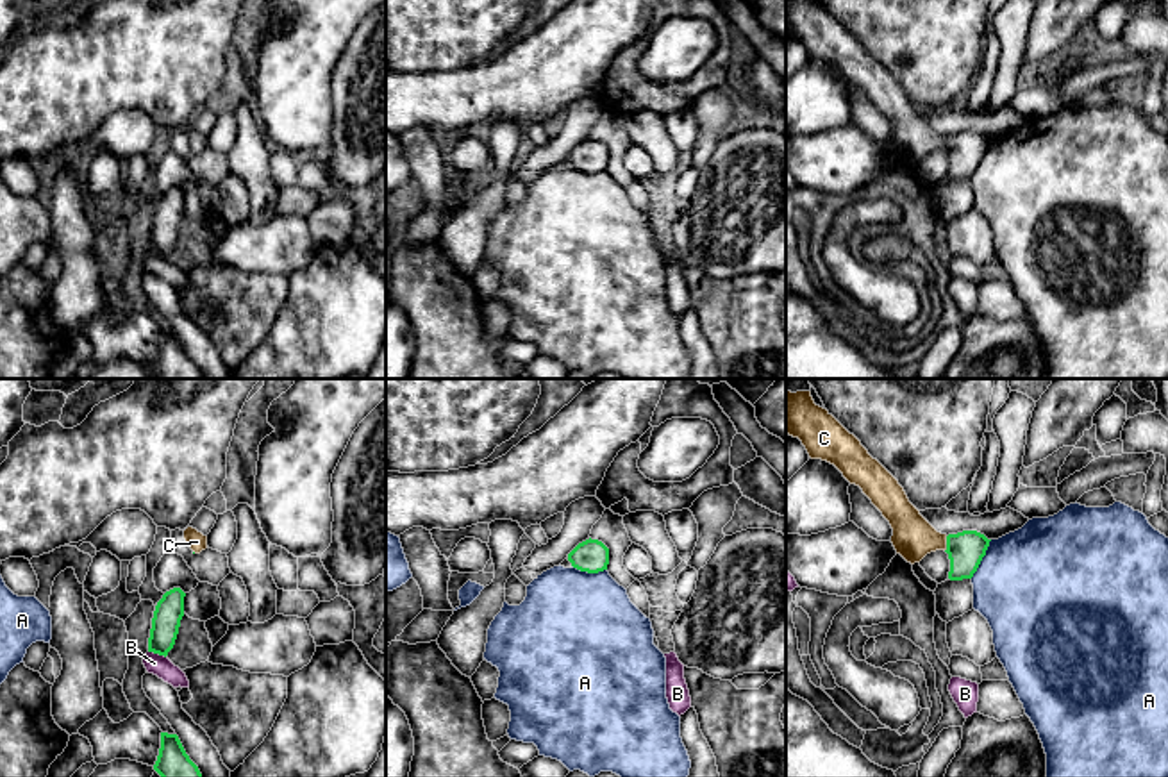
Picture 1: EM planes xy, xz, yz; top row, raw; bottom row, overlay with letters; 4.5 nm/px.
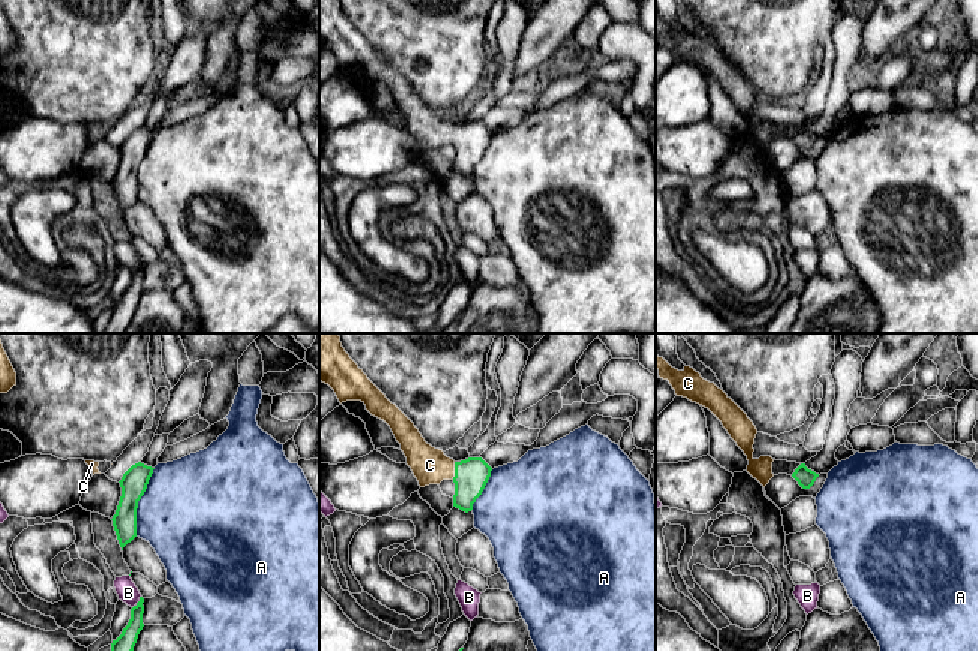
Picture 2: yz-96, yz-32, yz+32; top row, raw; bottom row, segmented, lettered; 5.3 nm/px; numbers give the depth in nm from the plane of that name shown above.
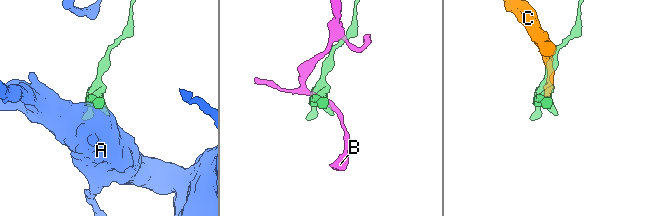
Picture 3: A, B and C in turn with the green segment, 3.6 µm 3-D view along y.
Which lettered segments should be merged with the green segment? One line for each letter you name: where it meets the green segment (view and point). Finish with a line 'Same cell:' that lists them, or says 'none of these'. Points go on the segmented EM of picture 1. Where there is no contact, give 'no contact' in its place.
C: contact yz (947, 543)
Same cell: C

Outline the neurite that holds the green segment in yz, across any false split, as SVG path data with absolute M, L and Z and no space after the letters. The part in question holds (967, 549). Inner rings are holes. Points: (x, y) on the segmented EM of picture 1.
M786 389L788 434L798 438L811 459L834 464L843 477L863 489L893 529L891 543L907 563L945 550L950 581L972 579L989 541L977 531L938 532L909 502L898 480L827 409L814 404L811 391Z

